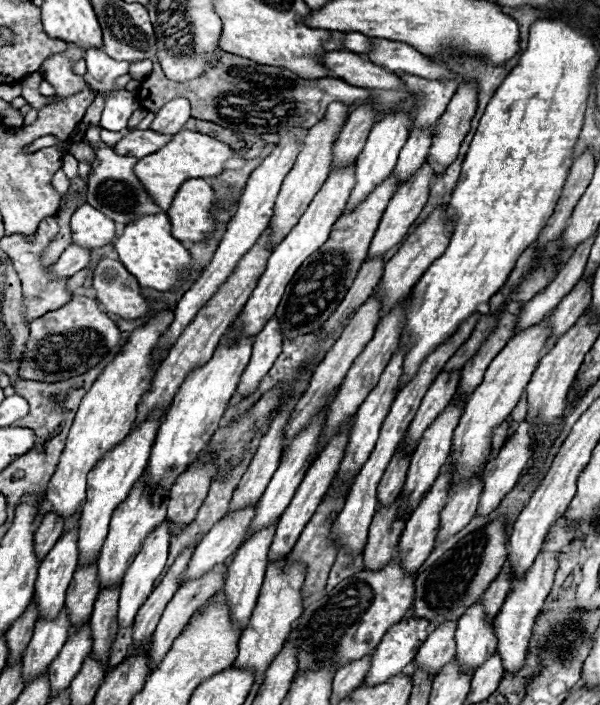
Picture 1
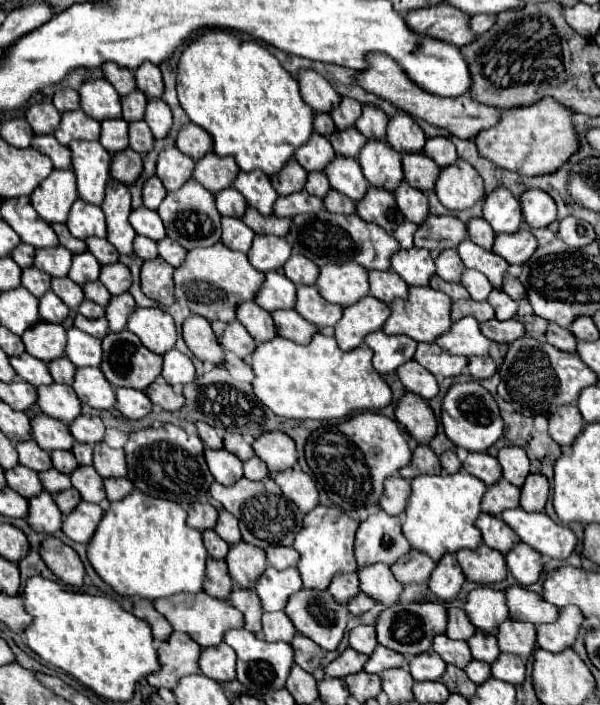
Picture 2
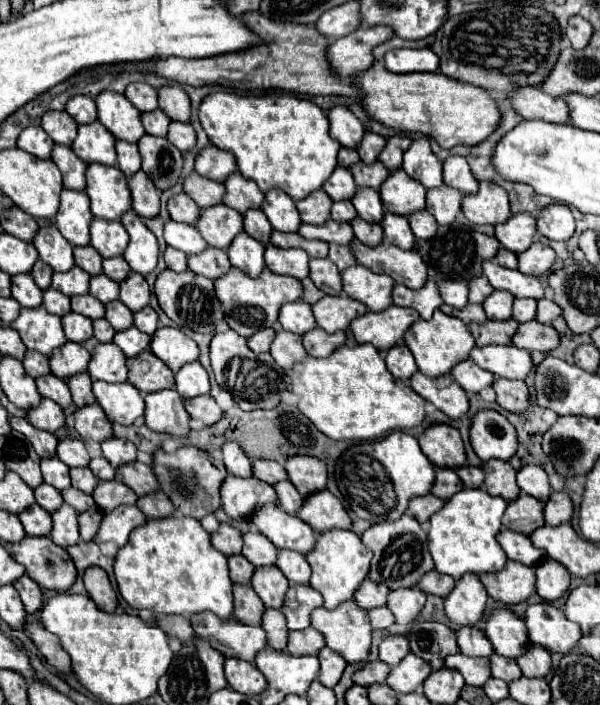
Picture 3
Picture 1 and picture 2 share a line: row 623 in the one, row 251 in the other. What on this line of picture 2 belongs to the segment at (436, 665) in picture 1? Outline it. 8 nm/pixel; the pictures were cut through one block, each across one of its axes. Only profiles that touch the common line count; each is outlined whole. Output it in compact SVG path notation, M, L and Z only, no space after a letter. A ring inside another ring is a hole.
M444 250L436 258L436 274L446 282L460 282L460 276L464 272L464 262L458 258L456 250Z

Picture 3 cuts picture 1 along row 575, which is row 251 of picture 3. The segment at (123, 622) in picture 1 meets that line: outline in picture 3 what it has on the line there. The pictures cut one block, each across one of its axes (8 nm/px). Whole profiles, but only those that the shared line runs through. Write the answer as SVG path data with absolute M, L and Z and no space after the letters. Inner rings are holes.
M128 210L128 214L124 214L122 224L130 234L130 244L124 252L124 260L134 272L142 276L150 274L160 258L160 246L156 236L142 224L140 216L134 214L134 210Z

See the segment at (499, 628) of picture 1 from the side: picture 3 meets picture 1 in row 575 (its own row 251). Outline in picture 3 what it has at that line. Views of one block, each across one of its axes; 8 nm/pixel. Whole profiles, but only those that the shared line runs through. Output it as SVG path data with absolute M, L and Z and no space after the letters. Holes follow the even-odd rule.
M536 242L526 252L518 254L518 270L530 276L548 274L554 262L556 262L556 252L542 242Z

